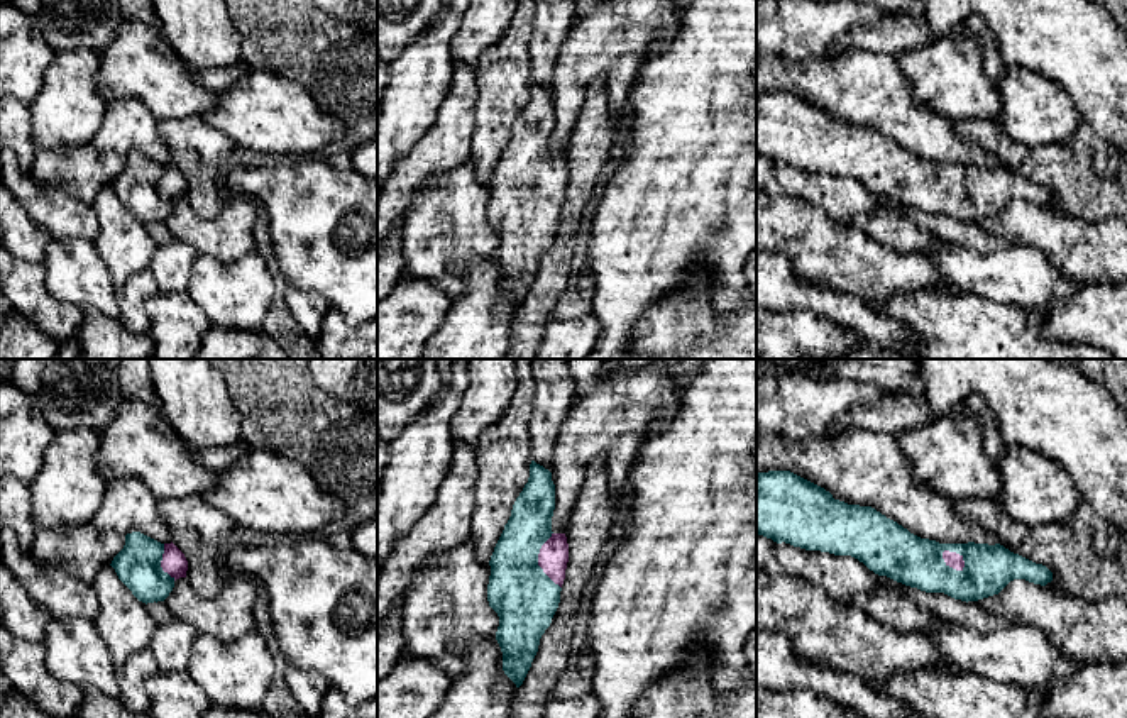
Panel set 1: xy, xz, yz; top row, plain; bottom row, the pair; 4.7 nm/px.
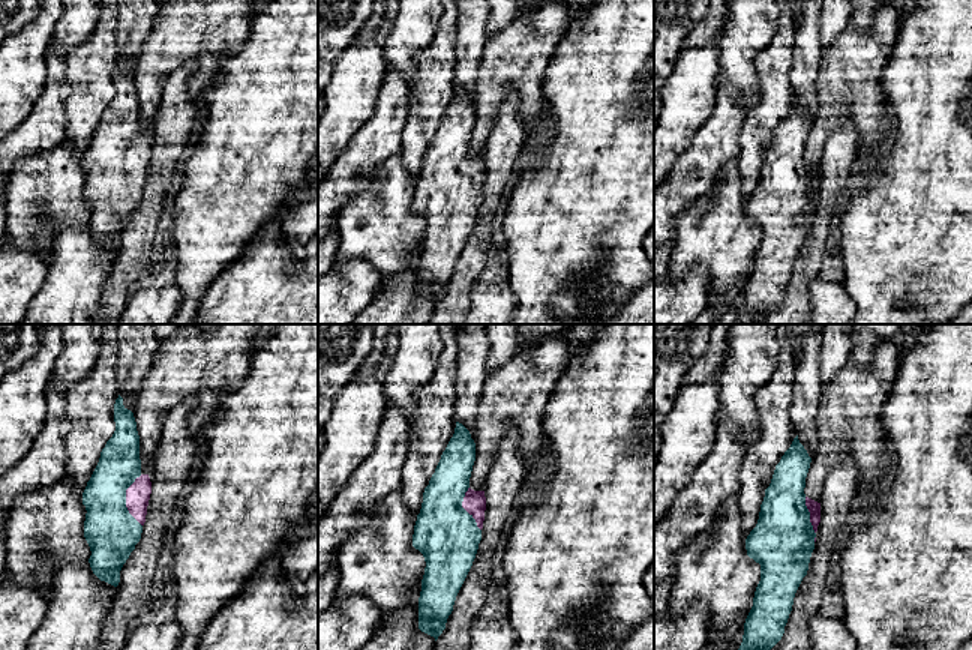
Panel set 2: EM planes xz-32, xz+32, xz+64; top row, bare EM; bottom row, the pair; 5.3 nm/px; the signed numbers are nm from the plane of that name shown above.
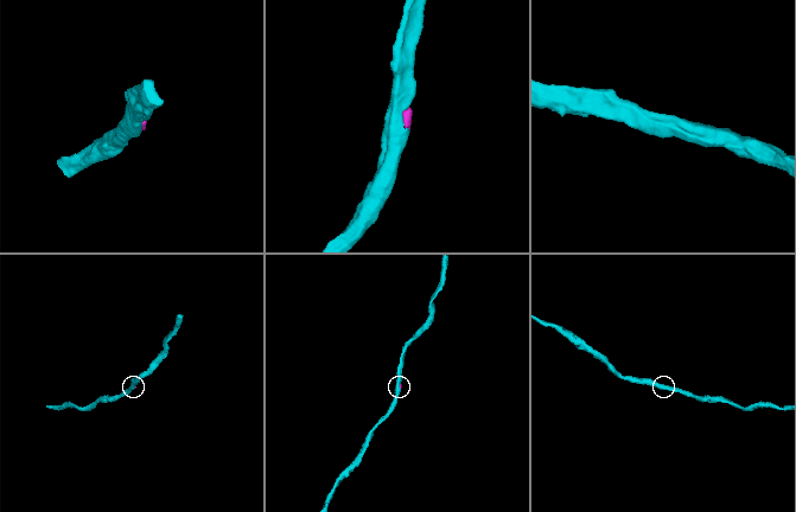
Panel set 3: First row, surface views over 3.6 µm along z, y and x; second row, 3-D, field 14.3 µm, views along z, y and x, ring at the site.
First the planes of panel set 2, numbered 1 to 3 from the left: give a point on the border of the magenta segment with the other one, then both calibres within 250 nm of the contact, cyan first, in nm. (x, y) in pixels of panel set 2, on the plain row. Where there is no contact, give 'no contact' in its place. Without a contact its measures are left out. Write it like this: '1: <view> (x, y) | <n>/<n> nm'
1: xz-32 (125, 164) | 280/130 nm
2: xz+32 (464, 173) | 340/130 nm
3: xz+64 (809, 179) | 340/70 nm

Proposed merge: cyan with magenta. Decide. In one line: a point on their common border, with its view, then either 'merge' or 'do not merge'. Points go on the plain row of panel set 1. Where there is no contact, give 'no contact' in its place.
meets cyan in yz at (948, 187); merge

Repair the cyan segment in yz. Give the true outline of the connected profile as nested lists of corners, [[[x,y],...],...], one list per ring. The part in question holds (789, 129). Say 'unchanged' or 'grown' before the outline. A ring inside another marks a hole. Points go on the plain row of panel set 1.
grown | [[[790,91],[756,93],[756,154],[805,171],[851,176],[878,196],[966,224],[998,215],[1014,200],[1041,207],[1053,202],[1053,193],[1046,186],[1000,164],[939,164],[921,159],[875,129],[834,120],[824,108]]]

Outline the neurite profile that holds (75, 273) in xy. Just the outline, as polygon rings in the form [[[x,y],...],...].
[[[52,240],[44,269],[46,288],[54,298],[78,308],[96,308],[108,317],[120,317],[117,290],[95,240]]]

